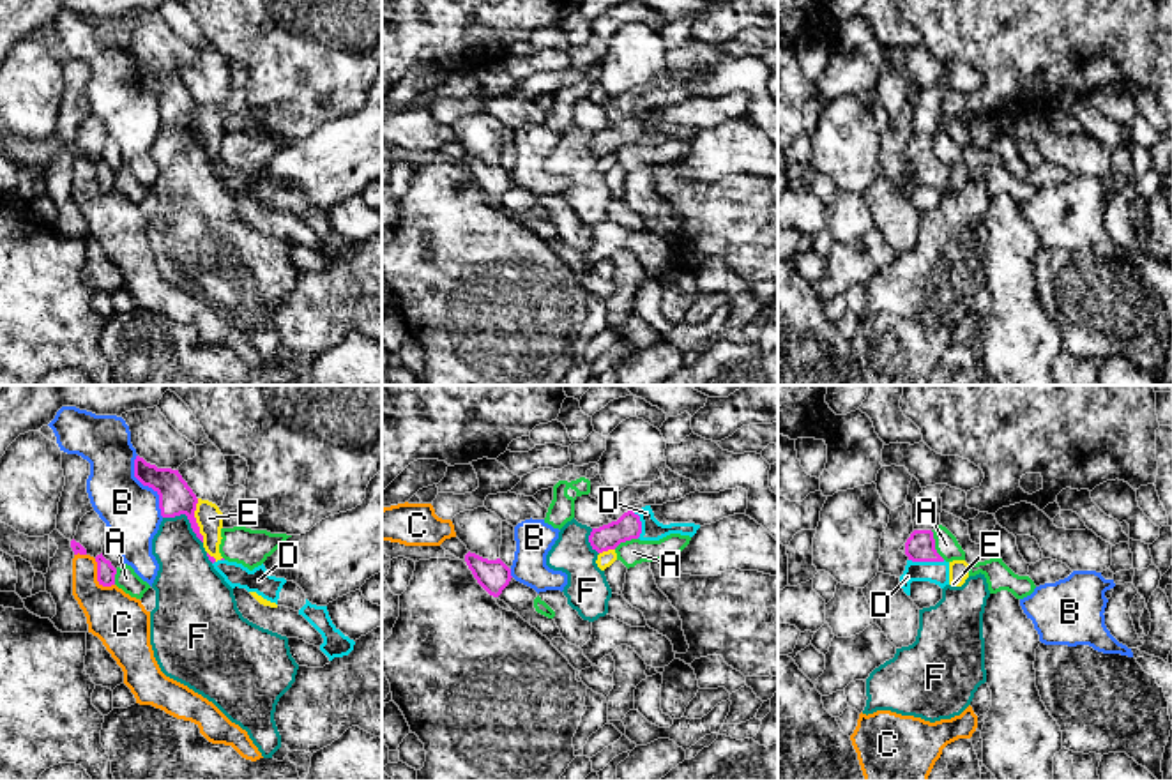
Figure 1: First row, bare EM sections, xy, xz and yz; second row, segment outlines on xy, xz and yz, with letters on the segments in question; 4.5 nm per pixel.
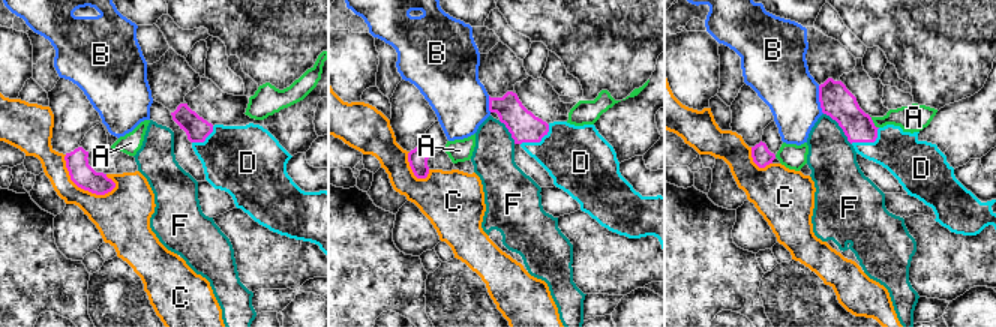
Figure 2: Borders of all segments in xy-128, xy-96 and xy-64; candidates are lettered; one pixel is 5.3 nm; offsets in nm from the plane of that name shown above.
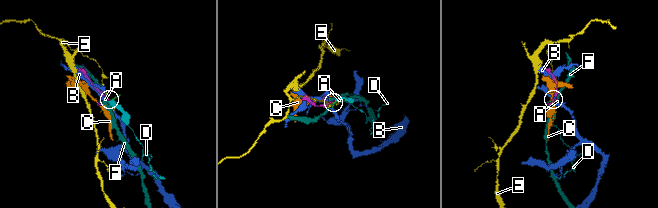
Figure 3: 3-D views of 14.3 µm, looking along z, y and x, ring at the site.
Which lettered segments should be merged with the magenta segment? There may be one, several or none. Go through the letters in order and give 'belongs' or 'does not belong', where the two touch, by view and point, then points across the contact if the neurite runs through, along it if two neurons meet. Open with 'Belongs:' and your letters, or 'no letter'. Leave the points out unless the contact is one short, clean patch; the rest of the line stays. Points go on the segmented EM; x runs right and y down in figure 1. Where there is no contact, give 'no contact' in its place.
Belongs: D
A: does not belong; meets magenta in yz at (934, 545)
B: does not belong; meets magenta in xy at (147, 485)
C: does not belong; meets magenta in xy at (98, 578)
D: belongs; meets magenta in yz at (927, 561); runs through yz (920, 546), (927, 561), (937, 573)
E: does not belong; meets magenta in xy at (195, 520); border along xy (197, 499), (195, 522), (204, 541)
F: does not belong; meets magenta in xy at (188, 518)

